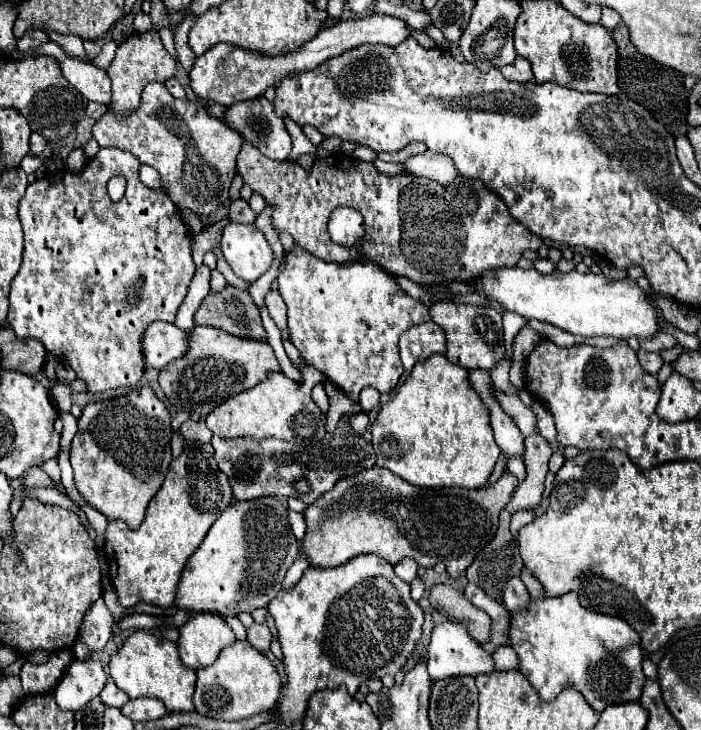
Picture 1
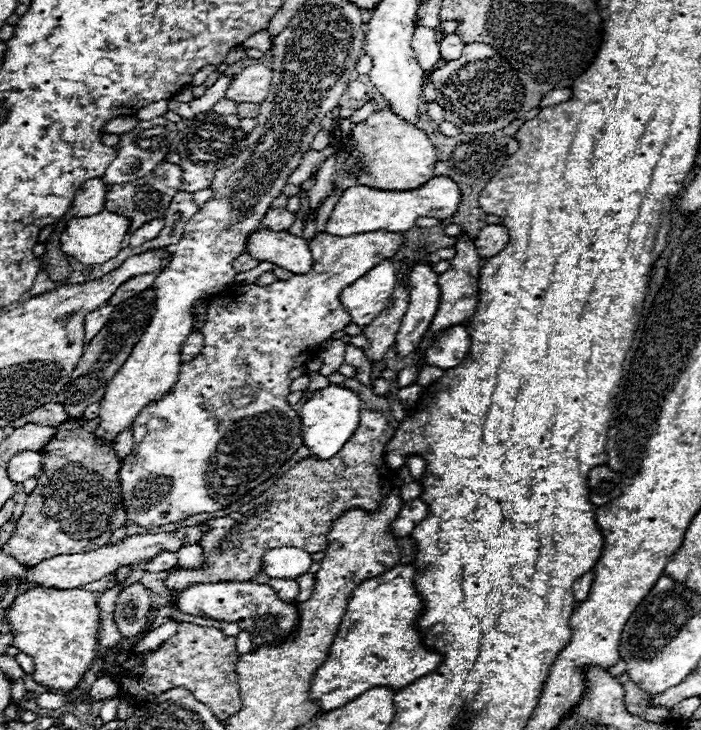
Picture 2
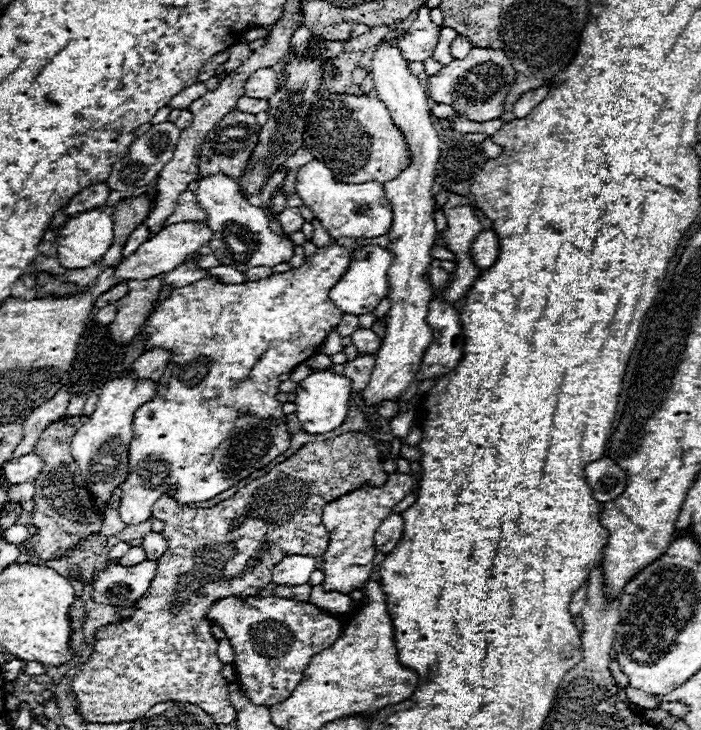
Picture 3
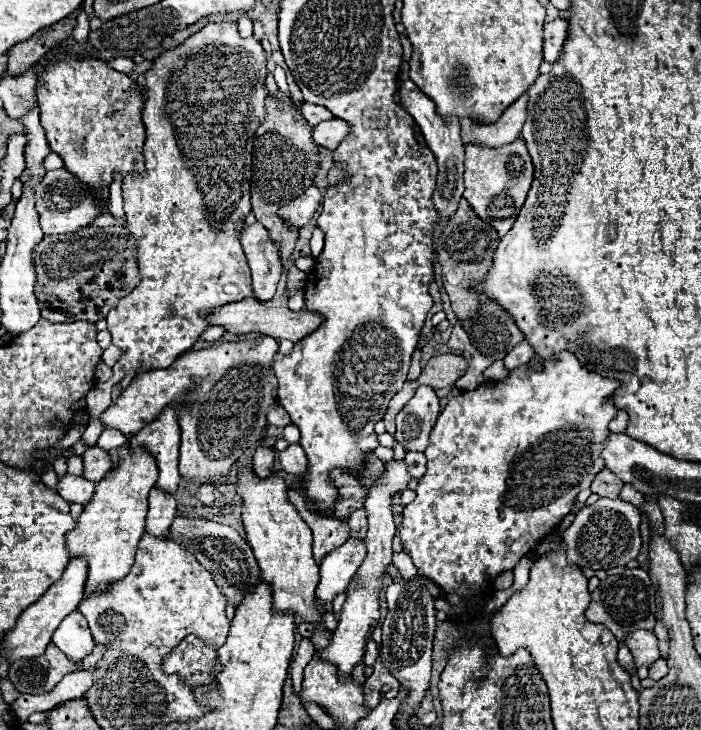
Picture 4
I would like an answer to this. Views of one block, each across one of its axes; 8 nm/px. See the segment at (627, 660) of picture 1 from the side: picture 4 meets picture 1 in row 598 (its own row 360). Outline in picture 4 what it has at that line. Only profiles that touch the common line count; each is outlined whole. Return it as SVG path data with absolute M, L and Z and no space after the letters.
M560 352L550 360L538 360L542 362L540 370L532 370L530 364L524 364L510 372L508 378L484 382L476 390L462 392L446 404L430 432L430 444L424 450L428 470L420 478L414 502L404 508L404 520L398 530L404 550L412 556L414 566L446 592L454 610L454 622L472 620L460 618L460 602L456 602L454 596L456 592L468 596L472 590L456 590L456 586L484 590L500 572L512 570L518 560L572 510L578 492L590 488L598 472L606 468L600 456L602 440L610 434L608 424L618 414L612 396L622 382L586 370L570 352Z

